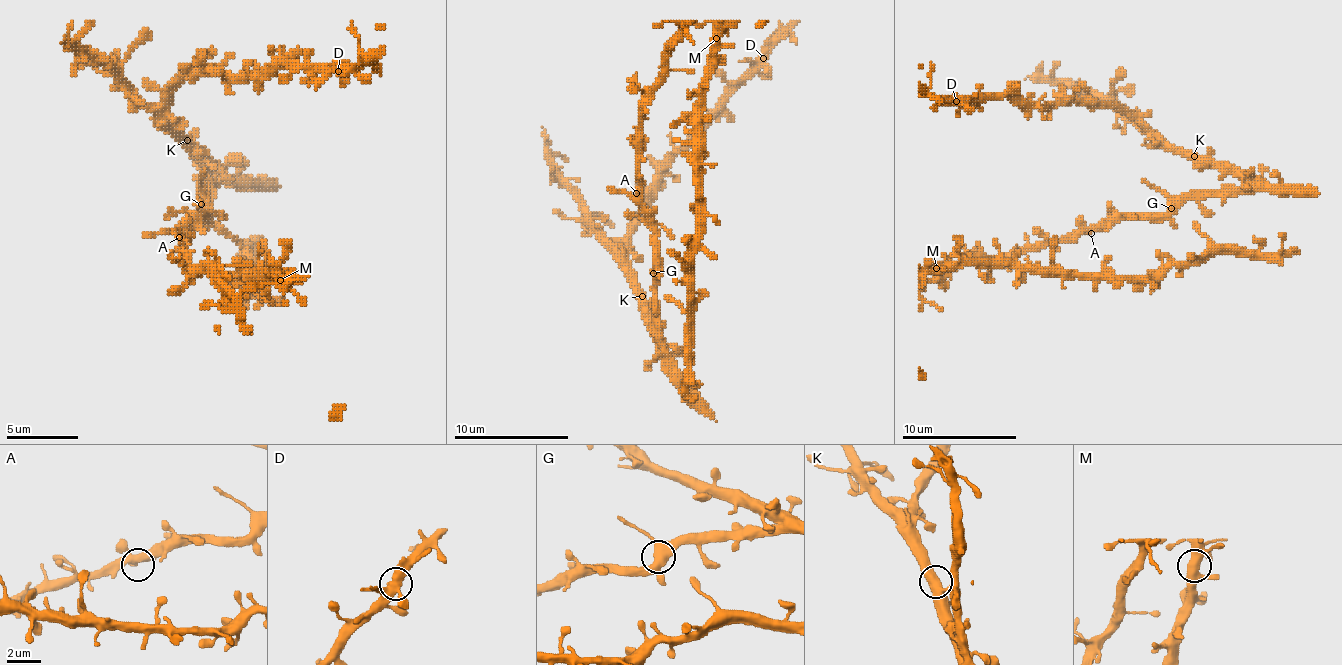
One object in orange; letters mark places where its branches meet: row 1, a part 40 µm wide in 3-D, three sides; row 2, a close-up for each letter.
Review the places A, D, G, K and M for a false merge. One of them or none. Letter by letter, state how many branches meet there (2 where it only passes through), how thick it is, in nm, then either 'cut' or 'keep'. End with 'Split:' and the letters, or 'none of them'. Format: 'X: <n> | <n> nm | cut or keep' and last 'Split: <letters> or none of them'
A: 4 | 360 nm | keep
D: 4 | 460 nm | keep
G: 4 | 480 nm | keep
K: 3 | 440 nm | keep
M: 4 | 440 nm | keep
Split: none of them

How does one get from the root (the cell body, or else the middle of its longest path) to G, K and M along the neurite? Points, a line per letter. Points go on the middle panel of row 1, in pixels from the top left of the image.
G: (642, 193), (642, 207), (653, 233), (653, 267), (656, 270), (653, 273)
K: (642, 193), (642, 207), (653, 233), (659, 344), (665, 350), (653, 333), (648, 301), (642, 296)
M: (642, 193), (639, 107), (642, 96), (659, 78), (665, 47), (691, 21), (699, 24), (711, 21), (716, 38)

